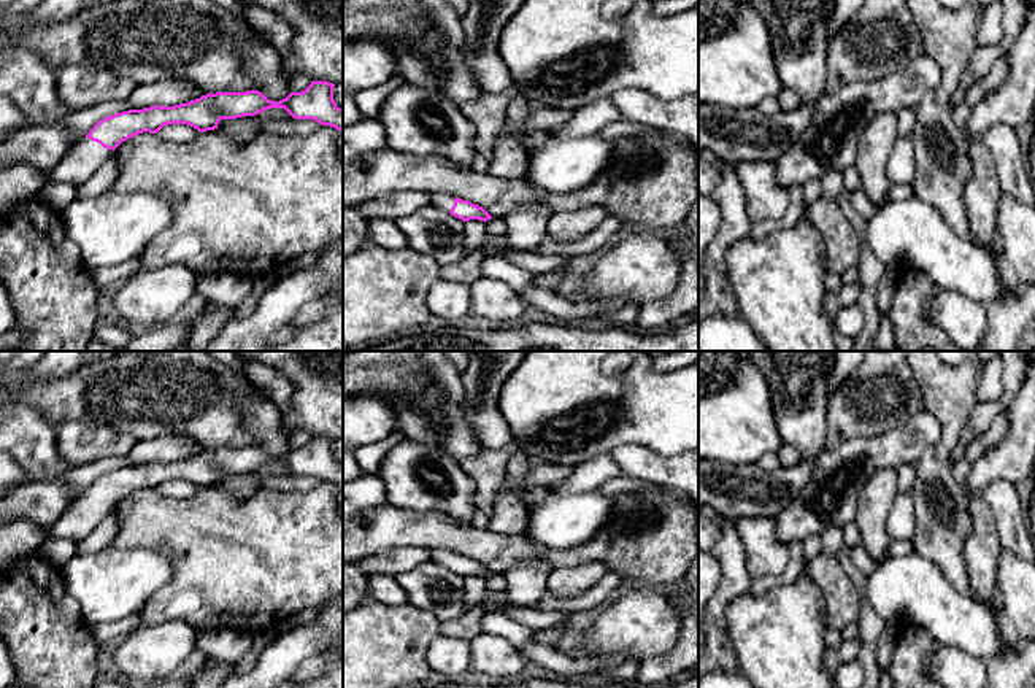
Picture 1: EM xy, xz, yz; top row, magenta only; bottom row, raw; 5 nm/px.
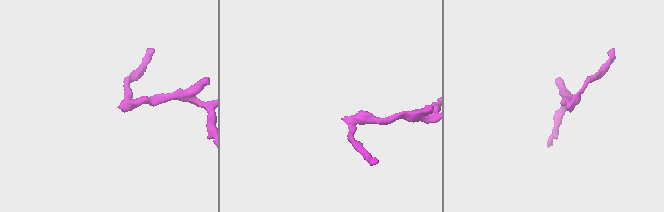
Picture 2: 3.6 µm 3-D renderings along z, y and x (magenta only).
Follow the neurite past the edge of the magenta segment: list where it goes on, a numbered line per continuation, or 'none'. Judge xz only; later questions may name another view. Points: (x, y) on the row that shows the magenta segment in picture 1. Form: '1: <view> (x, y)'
1: xz (445, 202)

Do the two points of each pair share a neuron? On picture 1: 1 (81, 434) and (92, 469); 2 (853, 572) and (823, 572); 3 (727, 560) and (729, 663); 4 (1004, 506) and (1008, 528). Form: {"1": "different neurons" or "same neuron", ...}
{"1": "different neurons", "2": "different neurons", "3": "same neuron", "4": "same neuron"}

